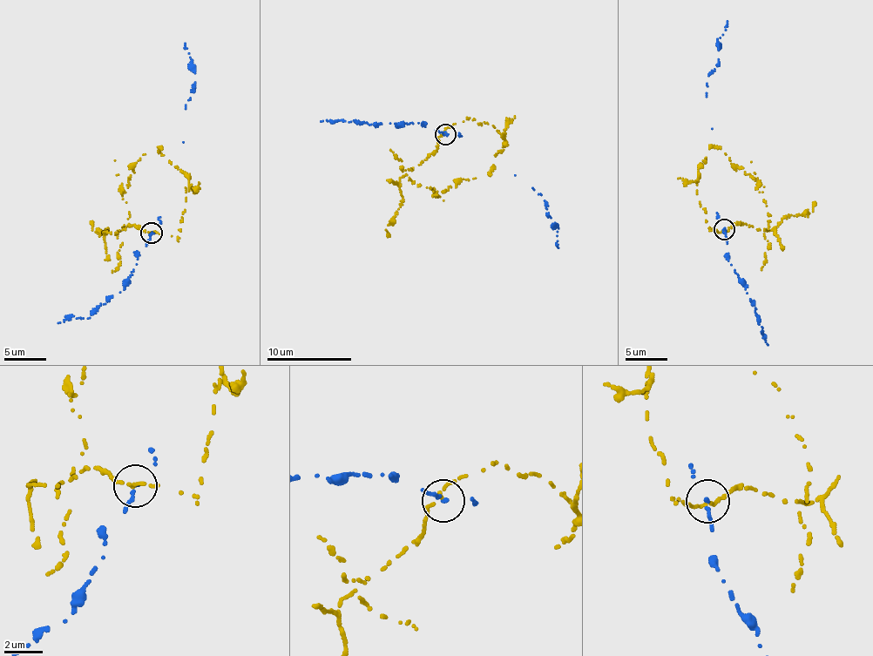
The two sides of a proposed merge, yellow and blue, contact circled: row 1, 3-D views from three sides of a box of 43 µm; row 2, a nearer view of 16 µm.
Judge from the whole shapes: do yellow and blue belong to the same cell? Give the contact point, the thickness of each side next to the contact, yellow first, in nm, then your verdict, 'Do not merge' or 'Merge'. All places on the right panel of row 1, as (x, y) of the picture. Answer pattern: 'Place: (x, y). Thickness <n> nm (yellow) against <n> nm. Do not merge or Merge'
Place: (724, 229). Thickness 130 nm (yellow) against 140 nm. Do not merge

